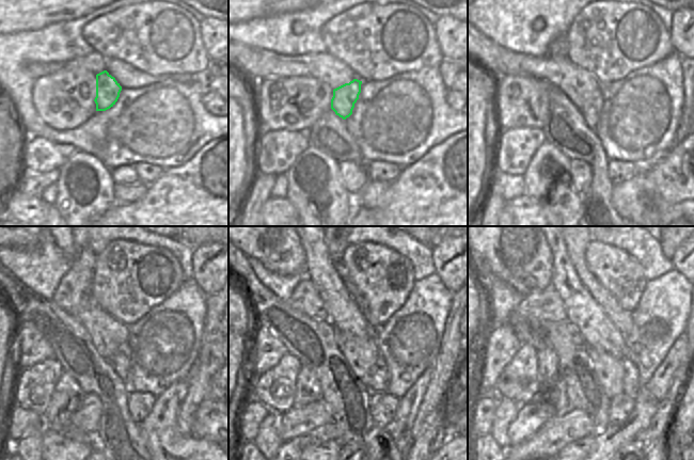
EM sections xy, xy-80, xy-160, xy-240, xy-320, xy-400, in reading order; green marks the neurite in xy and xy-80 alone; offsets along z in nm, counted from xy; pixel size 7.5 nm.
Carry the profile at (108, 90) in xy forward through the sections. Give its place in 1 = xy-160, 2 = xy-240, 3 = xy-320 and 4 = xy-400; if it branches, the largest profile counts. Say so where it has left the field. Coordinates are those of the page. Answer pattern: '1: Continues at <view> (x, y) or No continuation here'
1: Continues at xy-160 (590, 110)
2: Continues at xy-240 (120, 362)
3: Continues at xy-320 (379, 383)
4: Continues at xy-400 (631, 384)

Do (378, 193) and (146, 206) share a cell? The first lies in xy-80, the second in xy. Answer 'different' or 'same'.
different

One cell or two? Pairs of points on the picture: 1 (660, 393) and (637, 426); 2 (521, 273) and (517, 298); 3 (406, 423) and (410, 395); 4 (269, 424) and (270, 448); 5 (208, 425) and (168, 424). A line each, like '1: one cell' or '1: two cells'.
1: two cells
2: two cells
3: one cell
4: one cell
5: two cells

